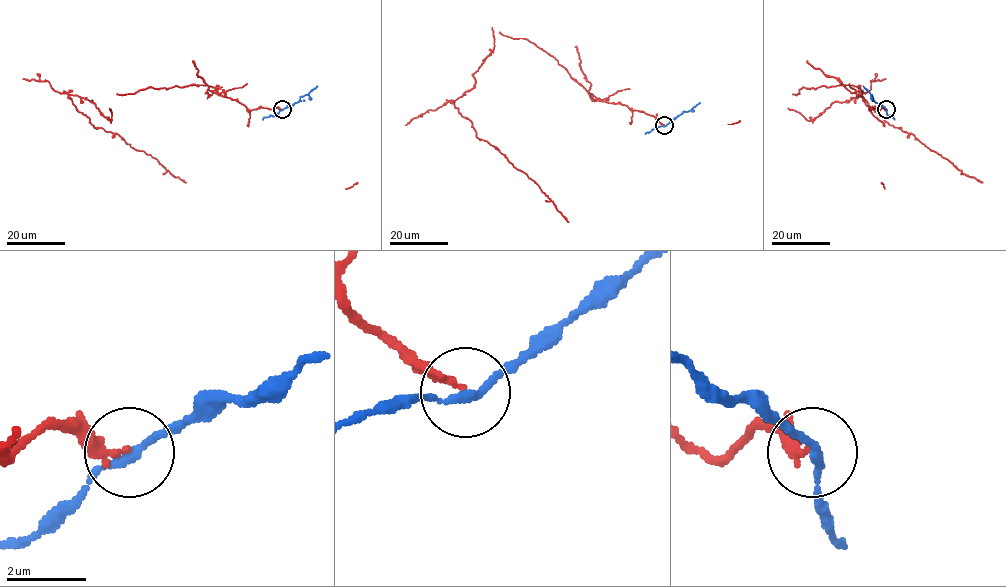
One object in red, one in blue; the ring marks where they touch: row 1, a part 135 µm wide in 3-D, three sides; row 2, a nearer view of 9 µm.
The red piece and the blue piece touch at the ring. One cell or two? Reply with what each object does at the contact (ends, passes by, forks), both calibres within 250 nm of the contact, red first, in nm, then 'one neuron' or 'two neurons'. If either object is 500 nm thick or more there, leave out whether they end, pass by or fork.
red ends; blue passes by; calibres 180 and 200 nm; two neurons

